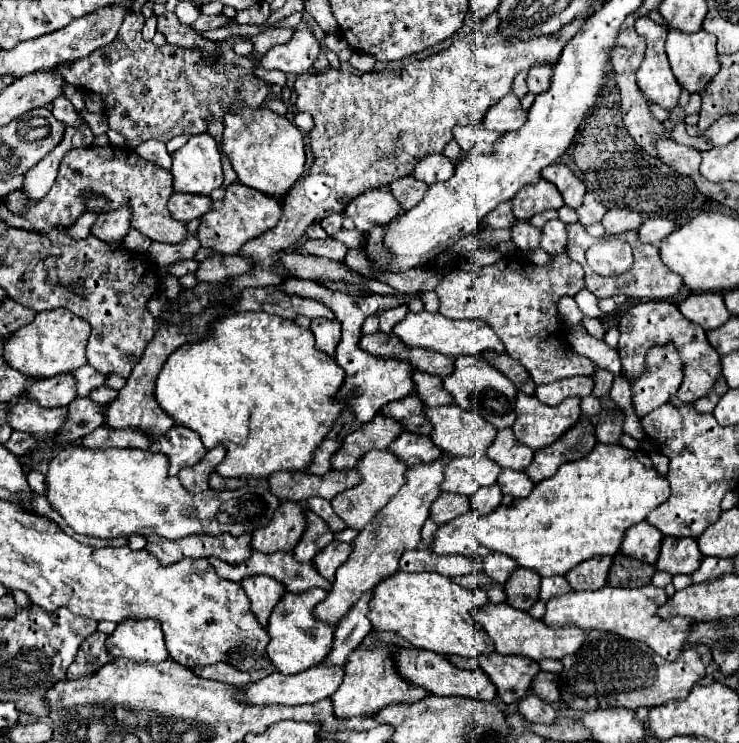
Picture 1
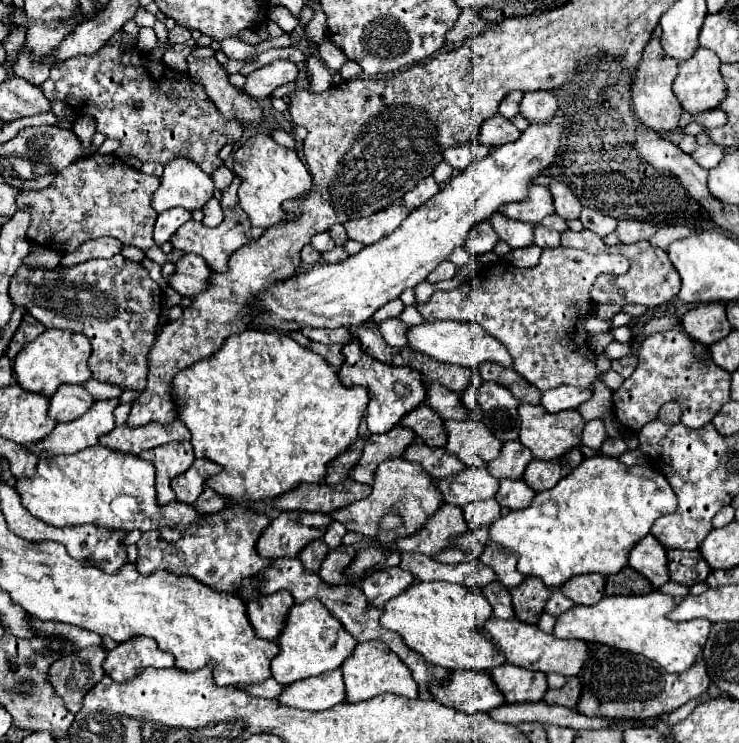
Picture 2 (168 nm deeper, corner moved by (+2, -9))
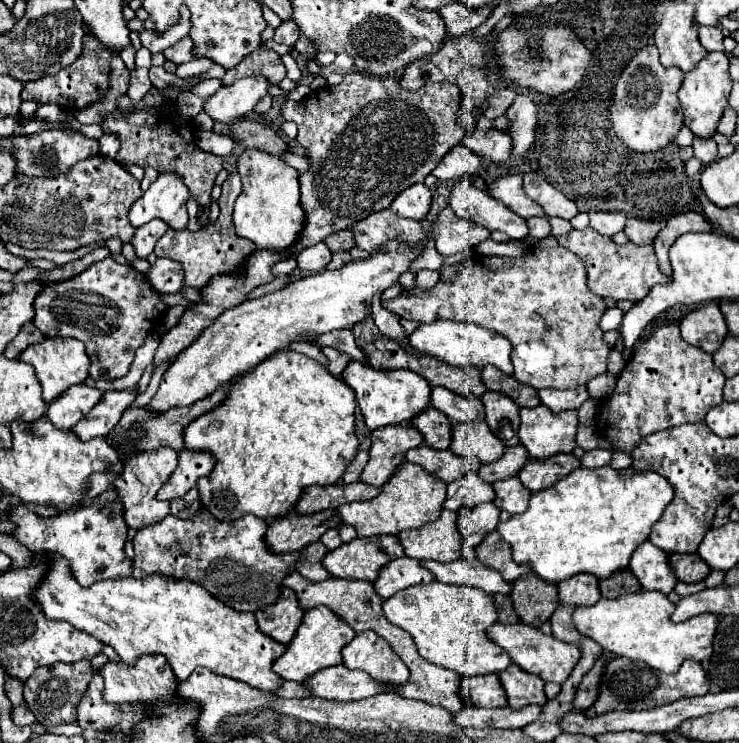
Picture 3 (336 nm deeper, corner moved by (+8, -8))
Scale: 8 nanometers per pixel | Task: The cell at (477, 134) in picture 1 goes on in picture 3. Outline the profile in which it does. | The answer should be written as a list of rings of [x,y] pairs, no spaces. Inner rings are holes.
[[[460,142],[442,158],[442,162],[438,162],[432,174],[438,180],[460,180],[464,176],[474,174],[480,168],[480,164],[482,158],[474,154],[468,146],[464,146],[464,142]]]

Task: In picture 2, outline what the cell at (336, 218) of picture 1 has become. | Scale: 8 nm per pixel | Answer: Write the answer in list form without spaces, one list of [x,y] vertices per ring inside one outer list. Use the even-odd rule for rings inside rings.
[[[318,233],[318,235],[314,235],[312,237],[312,241],[310,241],[310,245],[322,255],[324,251],[330,251],[332,247],[334,247],[334,243],[332,243],[332,237],[328,235],[328,233]]]

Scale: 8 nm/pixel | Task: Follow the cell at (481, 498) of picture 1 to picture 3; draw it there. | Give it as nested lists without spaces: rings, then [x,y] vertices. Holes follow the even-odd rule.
[[[492,502],[478,504],[478,506],[472,506],[472,508],[470,506],[460,508],[458,524],[460,524],[460,530],[462,530],[464,542],[478,546],[482,542],[482,538],[496,528],[498,514],[500,514],[500,510]]]

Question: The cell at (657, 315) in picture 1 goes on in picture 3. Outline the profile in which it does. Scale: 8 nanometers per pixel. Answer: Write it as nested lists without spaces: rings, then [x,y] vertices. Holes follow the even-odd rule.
[[[612,350],[610,352],[610,356],[608,356],[608,372],[610,374],[614,374],[614,376],[618,376],[620,372],[622,372],[622,368],[624,368],[624,358],[622,358],[622,354],[620,354],[620,350]]]

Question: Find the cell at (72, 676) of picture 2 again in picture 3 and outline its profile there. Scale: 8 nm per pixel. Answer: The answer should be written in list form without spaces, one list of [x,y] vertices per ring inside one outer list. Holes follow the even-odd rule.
[[[78,660],[72,664],[56,662],[52,666],[42,666],[40,670],[34,670],[34,674],[24,682],[24,698],[28,702],[28,708],[34,712],[36,720],[42,726],[76,722],[76,706],[94,674],[96,672],[90,660]]]

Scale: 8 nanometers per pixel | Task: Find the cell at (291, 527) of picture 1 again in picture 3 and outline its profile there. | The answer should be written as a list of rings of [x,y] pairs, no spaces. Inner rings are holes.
[[[322,510],[314,514],[296,514],[278,516],[268,524],[264,542],[274,554],[300,552],[310,542],[316,542],[326,530],[340,526],[336,510]]]

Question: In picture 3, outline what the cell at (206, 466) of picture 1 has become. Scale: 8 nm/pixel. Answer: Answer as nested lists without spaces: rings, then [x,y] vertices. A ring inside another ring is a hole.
[[[182,450],[178,456],[178,468],[168,478],[168,482],[158,492],[158,500],[172,500],[184,496],[190,488],[196,486],[198,478],[214,470],[214,456],[208,452],[190,452]]]

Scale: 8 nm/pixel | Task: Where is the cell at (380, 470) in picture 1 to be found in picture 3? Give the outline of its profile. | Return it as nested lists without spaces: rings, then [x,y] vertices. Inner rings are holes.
[[[404,462],[400,468],[396,468],[390,480],[380,488],[380,494],[374,500],[342,504],[338,508],[338,514],[342,524],[356,528],[358,538],[382,536],[382,534],[396,536],[402,530],[420,528],[430,520],[438,518],[444,500],[446,500],[446,484],[442,480],[434,478],[414,462]]]

